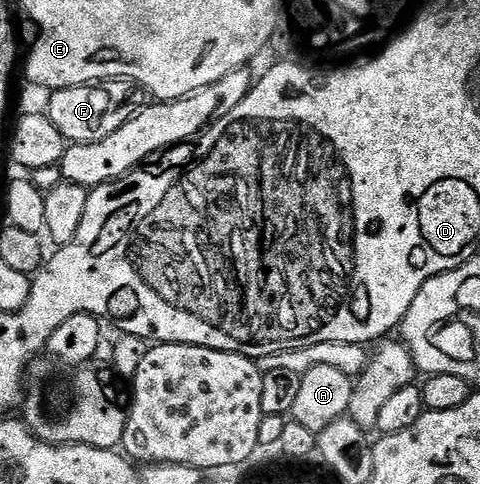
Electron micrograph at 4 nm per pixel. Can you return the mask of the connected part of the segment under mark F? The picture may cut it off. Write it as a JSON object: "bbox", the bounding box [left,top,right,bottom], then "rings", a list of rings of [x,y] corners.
{"bbox":[45,80,145,144],"rings":[[[108,80],[85,86],[70,86],[50,91],[45,113],[61,132],[64,143],[89,144],[113,136],[121,124],[125,124],[144,105],[145,98],[132,83],[126,80]]]}

